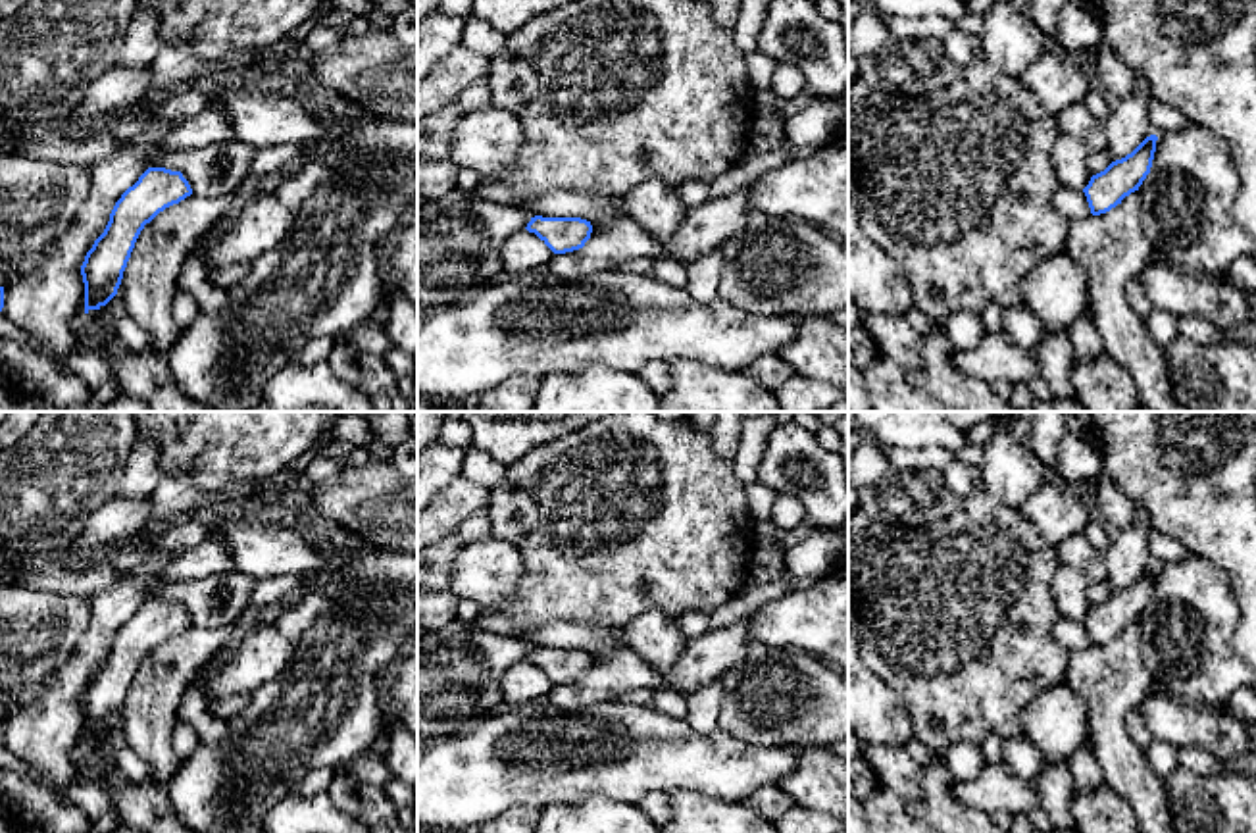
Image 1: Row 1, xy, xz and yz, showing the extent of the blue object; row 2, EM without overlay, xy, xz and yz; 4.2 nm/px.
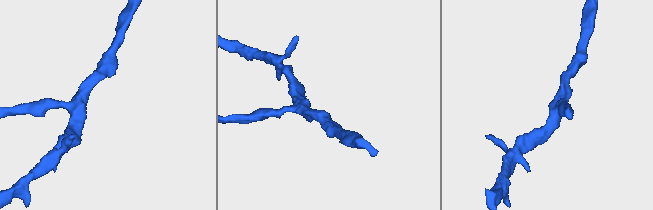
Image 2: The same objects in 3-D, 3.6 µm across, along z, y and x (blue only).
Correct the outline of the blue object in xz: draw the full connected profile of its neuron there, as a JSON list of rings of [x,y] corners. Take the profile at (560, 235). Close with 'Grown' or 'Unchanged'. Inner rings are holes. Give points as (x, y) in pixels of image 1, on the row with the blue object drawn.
[[[535,215],[525,229],[535,233],[554,254],[565,254],[583,248],[592,233],[590,221],[581,217]]]. Unchanged

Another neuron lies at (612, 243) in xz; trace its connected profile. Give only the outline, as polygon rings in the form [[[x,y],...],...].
[[[621,217],[615,221],[594,221],[590,239],[583,248],[554,254],[546,269],[560,279],[585,279],[598,271],[614,271],[619,265],[650,258],[666,258],[666,248],[652,239],[641,225]]]

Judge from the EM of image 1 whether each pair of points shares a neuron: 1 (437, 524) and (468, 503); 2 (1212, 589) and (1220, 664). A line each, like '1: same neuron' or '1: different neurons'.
1: same neuron
2: same neuron

